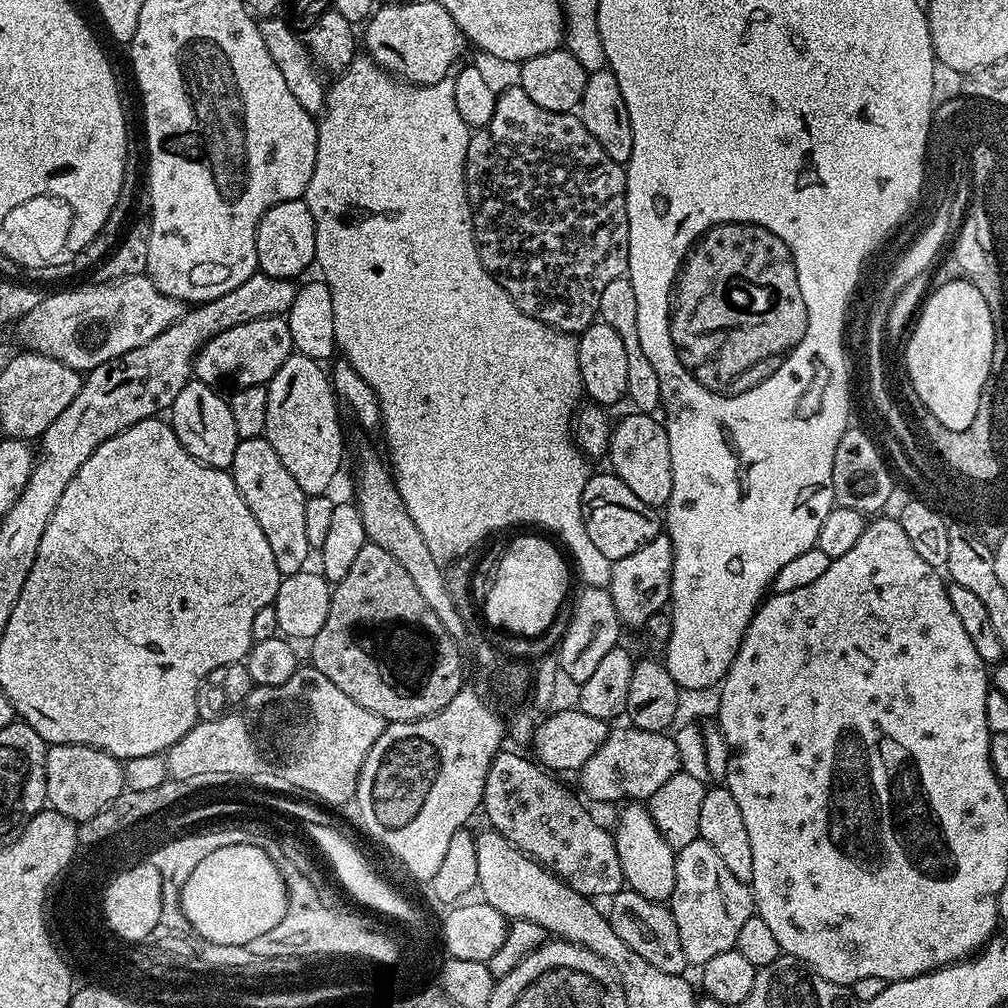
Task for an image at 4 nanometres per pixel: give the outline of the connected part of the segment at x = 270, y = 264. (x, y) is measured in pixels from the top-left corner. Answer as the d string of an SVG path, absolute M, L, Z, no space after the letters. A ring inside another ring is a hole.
M302 198L278 202L260 220L256 231L256 249L258 250L257 269L263 275L275 280L295 281L309 267L313 267L316 258L316 231L314 214Z

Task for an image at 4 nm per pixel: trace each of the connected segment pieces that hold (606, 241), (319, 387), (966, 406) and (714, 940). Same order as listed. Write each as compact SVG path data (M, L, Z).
M518 86L501 91L496 98L494 118L484 128L475 129L468 142L468 157L464 167L464 183L468 186L468 198L472 202L472 229L476 235L476 243L480 246L480 257L486 270L496 277L496 281L510 294L514 306L527 316L538 318L543 324L551 324L569 334L579 334L597 319L600 310L602 290L606 290L614 278L625 275L628 270L628 211L626 210L626 182L628 174L625 165L614 162L602 146L598 146L598 138L586 130L576 112L555 112L538 106Z
M293 354L286 358L286 362L282 362L282 366L268 381L266 387L268 389L268 401L266 402L266 430L263 437L270 442L270 446L274 446L274 454L278 454L278 458L282 458L282 466L286 466L286 470L290 470L290 474L294 478L294 482L298 482L298 486L302 486L305 496L322 496L329 491L328 487L336 480L336 475L340 472L340 463L344 460L344 432L340 429L340 416L336 413L337 393L334 391L334 385L327 371L323 372L321 365L310 359L310 357Z
M967 278L959 279L948 280L941 288L927 293L911 325L912 333L907 333L908 345L904 348L905 365L903 364L907 380L925 404L926 410L934 414L942 425L954 431L966 430L970 422L974 421L982 398L982 386L985 386L987 375L991 372L991 358L995 348L994 322L991 320L990 307L987 306L986 299L977 286L972 285Z
M699 838L676 852L676 881L670 907L674 922L678 926L682 954L685 955L687 963L692 966L693 964L702 966L706 962L710 962L710 958L714 958L714 954L733 951L738 938L738 930L742 930L746 918L750 918L754 914L751 891L745 885L740 884L738 878L734 878L734 874L730 874L726 862L722 862L722 858L718 858L714 846L710 846Z

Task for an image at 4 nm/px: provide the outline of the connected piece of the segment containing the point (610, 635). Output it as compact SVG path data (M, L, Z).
M585 587L583 591L584 593L577 598L576 605L571 605L571 616L558 641L558 667L579 685L584 684L586 678L594 674L598 662L602 662L602 658L606 658L606 654L610 654L610 650L621 643L622 631L620 618L612 602L612 593L607 587Z

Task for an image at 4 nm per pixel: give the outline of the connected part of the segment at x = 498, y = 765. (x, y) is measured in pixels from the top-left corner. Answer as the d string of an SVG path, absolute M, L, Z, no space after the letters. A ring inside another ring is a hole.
M507 750L497 752L492 760L482 801L482 812L492 823L489 825L536 863L559 875L568 874L567 879L583 896L615 896L617 886L625 883L615 839L591 821L587 807L580 805L551 771L529 760Z

